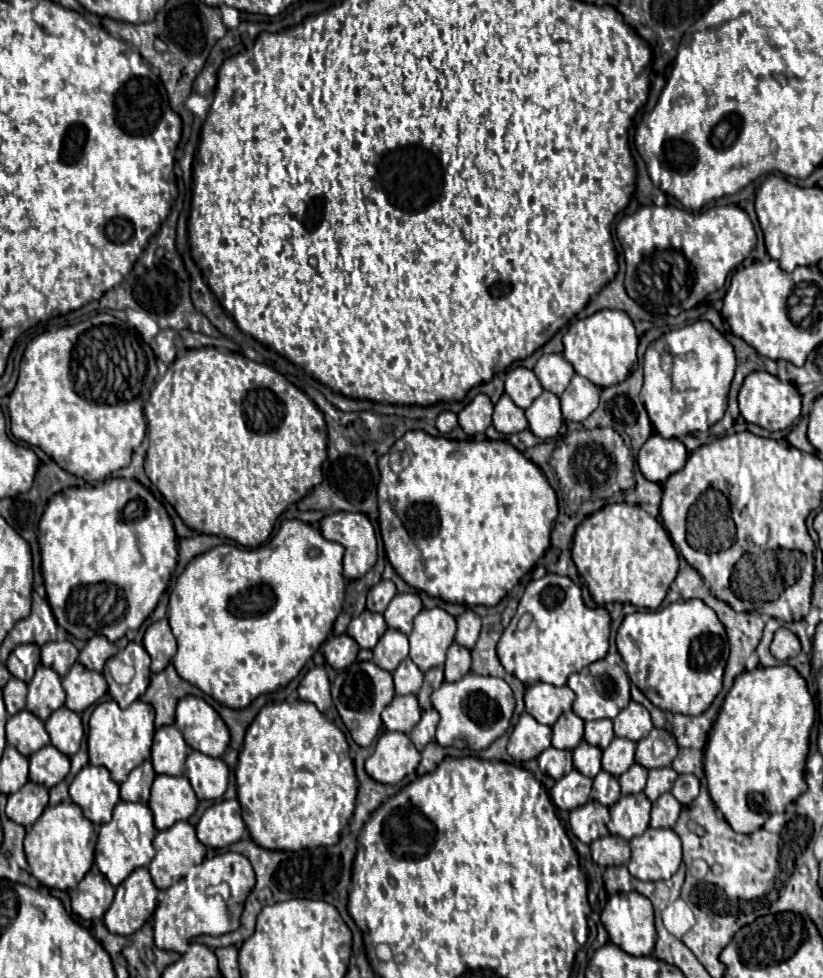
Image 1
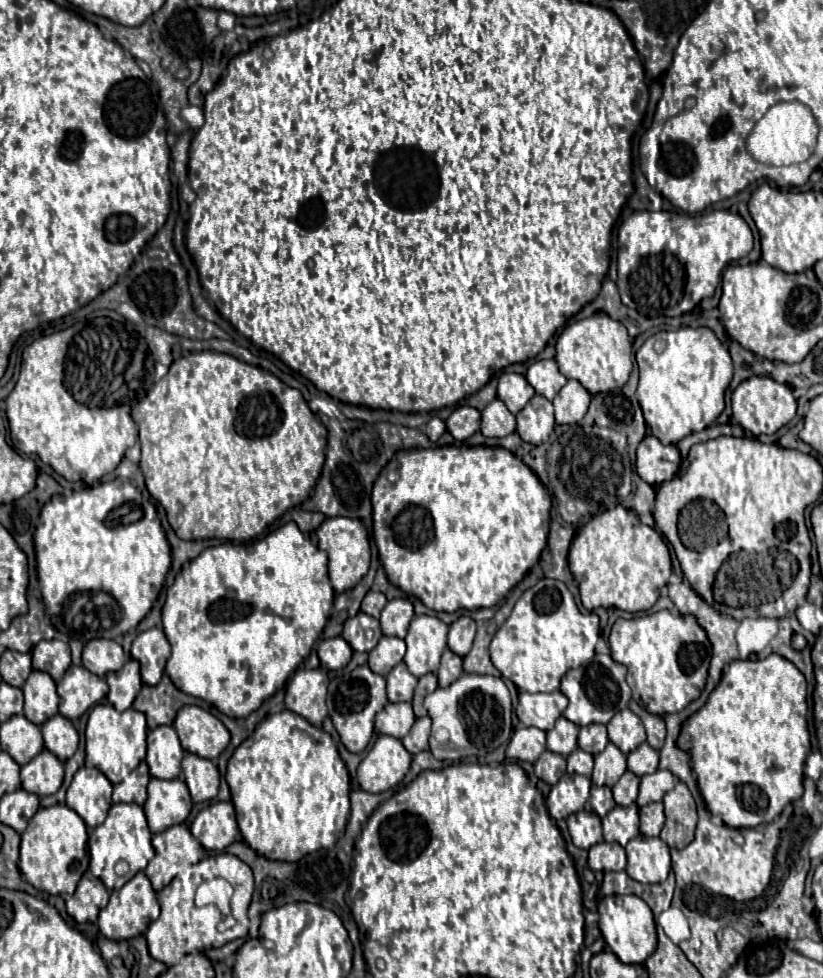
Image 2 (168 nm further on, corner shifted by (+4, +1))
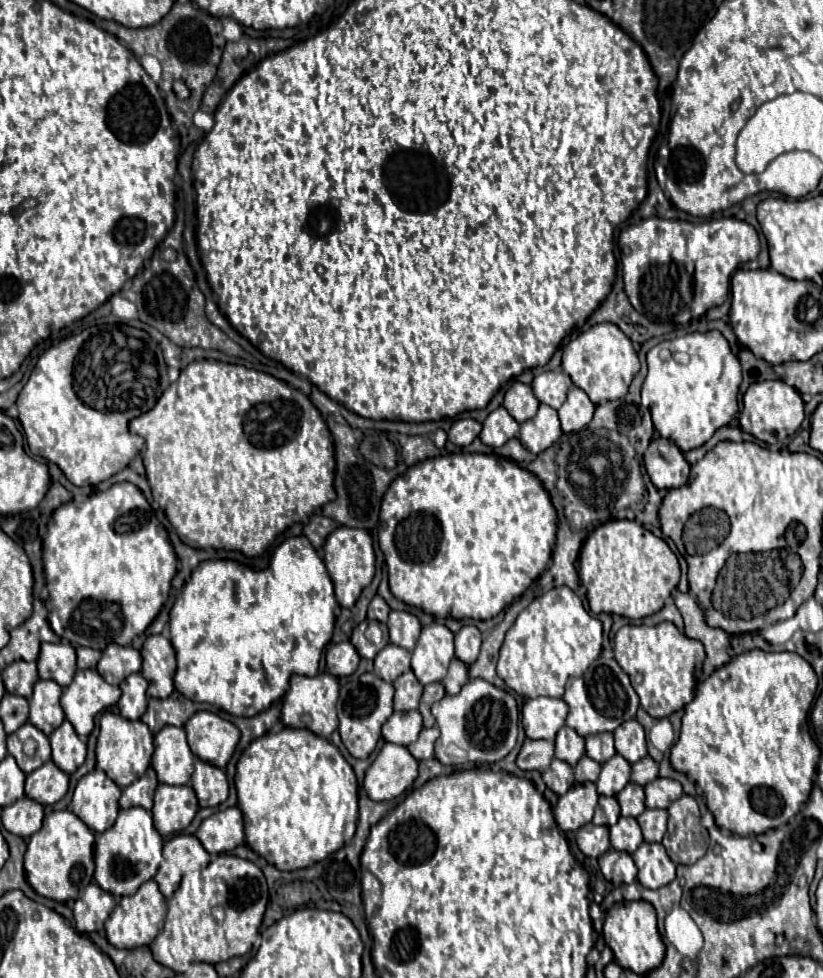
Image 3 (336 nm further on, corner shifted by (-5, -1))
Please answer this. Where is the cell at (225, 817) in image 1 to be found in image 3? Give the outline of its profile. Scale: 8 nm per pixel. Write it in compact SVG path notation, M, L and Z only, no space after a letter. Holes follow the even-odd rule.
M235 806L211 814L207 820L201 822L195 836L209 854L231 852L245 840L241 810Z

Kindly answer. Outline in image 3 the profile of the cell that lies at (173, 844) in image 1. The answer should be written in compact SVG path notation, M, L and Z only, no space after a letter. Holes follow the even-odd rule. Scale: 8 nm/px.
M179 834L165 842L163 862L155 874L161 894L169 900L179 888L179 882L185 872L199 872L209 864L211 856L205 852L201 842L195 836Z

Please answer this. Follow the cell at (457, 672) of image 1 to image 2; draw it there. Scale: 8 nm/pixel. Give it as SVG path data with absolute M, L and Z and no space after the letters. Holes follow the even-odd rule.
M444 650L438 670L438 686L450 686L462 674L462 656L452 650Z

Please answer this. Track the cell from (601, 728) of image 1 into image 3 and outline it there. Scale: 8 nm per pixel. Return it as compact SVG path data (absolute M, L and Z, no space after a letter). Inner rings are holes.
M603 732L603 734L595 734L595 736L587 736L587 756L593 758L595 762L603 764L609 758L615 756L615 746L613 746L613 734L611 732Z

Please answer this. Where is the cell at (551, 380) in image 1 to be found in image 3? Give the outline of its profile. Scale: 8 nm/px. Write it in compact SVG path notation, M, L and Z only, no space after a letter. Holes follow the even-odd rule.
M541 372L531 382L535 398L541 404L547 404L547 406L551 406L555 410L565 402L567 392L569 392L571 386L573 384L571 384L569 376L565 376L563 372Z

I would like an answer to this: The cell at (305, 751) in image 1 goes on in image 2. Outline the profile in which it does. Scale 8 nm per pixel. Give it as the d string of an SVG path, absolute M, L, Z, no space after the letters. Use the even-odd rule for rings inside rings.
M290 710L266 716L258 724L256 732L234 750L226 772L242 838L258 854L270 860L288 862L300 860L310 852L332 848L336 844L345 830L350 814L350 778L332 736Z

